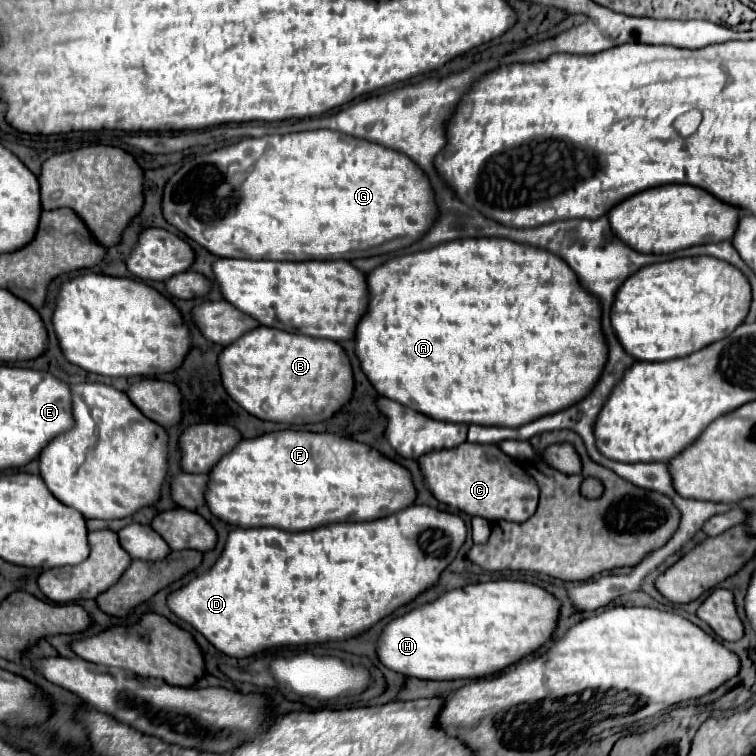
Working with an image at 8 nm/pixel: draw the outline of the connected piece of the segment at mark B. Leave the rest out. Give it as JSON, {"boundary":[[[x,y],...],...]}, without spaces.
{"boundary":[[[256,327],[224,347],[218,369],[226,393],[250,415],[288,425],[318,423],[332,417],[352,395],[352,367],[342,347],[330,339],[292,335]]]}

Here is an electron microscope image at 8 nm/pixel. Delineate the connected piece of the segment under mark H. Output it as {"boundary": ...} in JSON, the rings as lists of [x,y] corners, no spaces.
{"boundary":[[[488,581],[452,589],[438,599],[418,605],[416,609],[394,617],[380,633],[376,643],[376,655],[380,663],[396,673],[418,679],[480,679],[502,671],[516,663],[520,657],[536,651],[554,631],[560,603],[544,589],[522,581]]]}

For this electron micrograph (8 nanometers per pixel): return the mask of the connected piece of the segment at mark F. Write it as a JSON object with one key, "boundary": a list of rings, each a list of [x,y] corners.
{"boundary":[[[292,429],[264,433],[254,439],[242,439],[212,467],[208,477],[208,489],[204,491],[206,505],[218,519],[238,527],[276,525],[280,529],[300,531],[348,519],[368,521],[392,515],[412,505],[416,497],[410,473],[398,463],[380,455],[370,445],[332,433],[310,433]]]}

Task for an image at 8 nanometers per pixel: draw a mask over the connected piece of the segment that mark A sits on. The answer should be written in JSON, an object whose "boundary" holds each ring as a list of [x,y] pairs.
{"boundary":[[[498,237],[456,239],[456,241],[440,243],[426,251],[394,257],[382,263],[380,267],[372,269],[366,277],[366,283],[368,283],[368,309],[356,327],[356,339],[354,339],[354,351],[360,361],[360,367],[380,395],[398,401],[404,407],[416,409],[418,413],[424,413],[432,419],[466,423],[466,425],[520,427],[536,417],[574,405],[576,399],[580,401],[580,397],[584,397],[588,389],[592,389],[592,383],[598,379],[606,363],[604,359],[608,355],[608,349],[600,329],[600,303],[590,293],[586,293],[586,289],[578,285],[576,273],[560,257],[554,257],[550,251],[514,243],[510,239],[498,239]]]}

